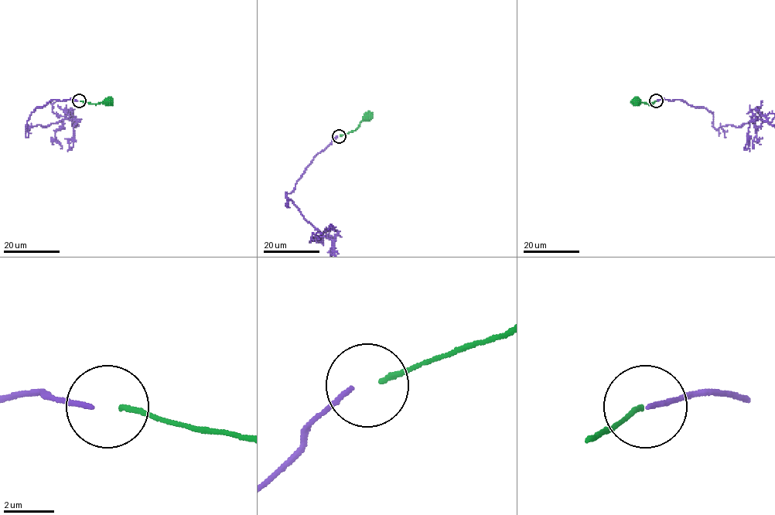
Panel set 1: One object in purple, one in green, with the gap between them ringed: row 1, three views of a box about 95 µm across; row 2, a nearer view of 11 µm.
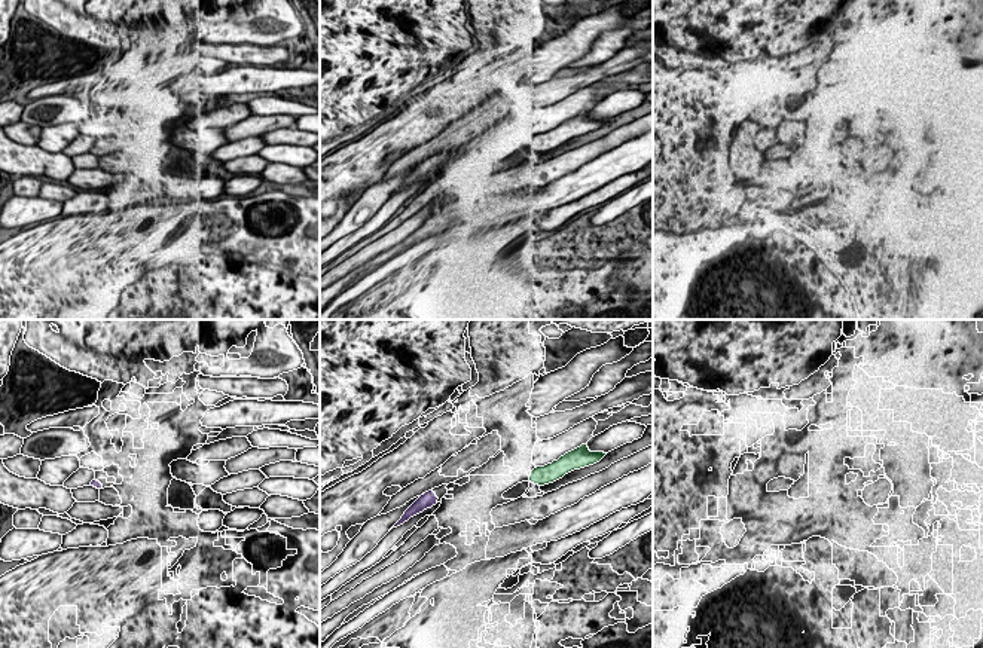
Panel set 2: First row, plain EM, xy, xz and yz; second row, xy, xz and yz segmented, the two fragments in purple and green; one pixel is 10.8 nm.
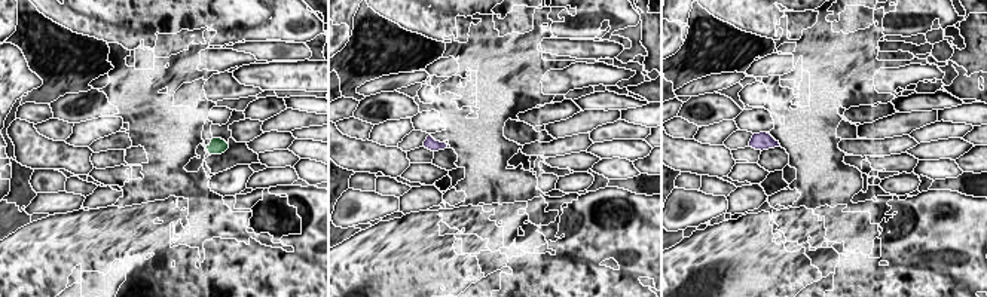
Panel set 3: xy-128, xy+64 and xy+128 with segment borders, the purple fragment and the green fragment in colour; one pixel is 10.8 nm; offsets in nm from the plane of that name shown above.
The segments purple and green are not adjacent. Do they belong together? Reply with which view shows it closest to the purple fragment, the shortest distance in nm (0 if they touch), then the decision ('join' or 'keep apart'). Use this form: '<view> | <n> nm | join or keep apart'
xz | 1000 nm | join

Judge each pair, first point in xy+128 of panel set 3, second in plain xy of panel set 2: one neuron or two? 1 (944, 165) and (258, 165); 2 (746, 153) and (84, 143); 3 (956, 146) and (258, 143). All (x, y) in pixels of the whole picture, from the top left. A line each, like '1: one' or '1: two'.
1: two
2: two
3: two

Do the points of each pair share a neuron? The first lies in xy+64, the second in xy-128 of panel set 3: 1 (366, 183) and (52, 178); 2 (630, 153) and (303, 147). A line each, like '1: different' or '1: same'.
1: same
2: same

